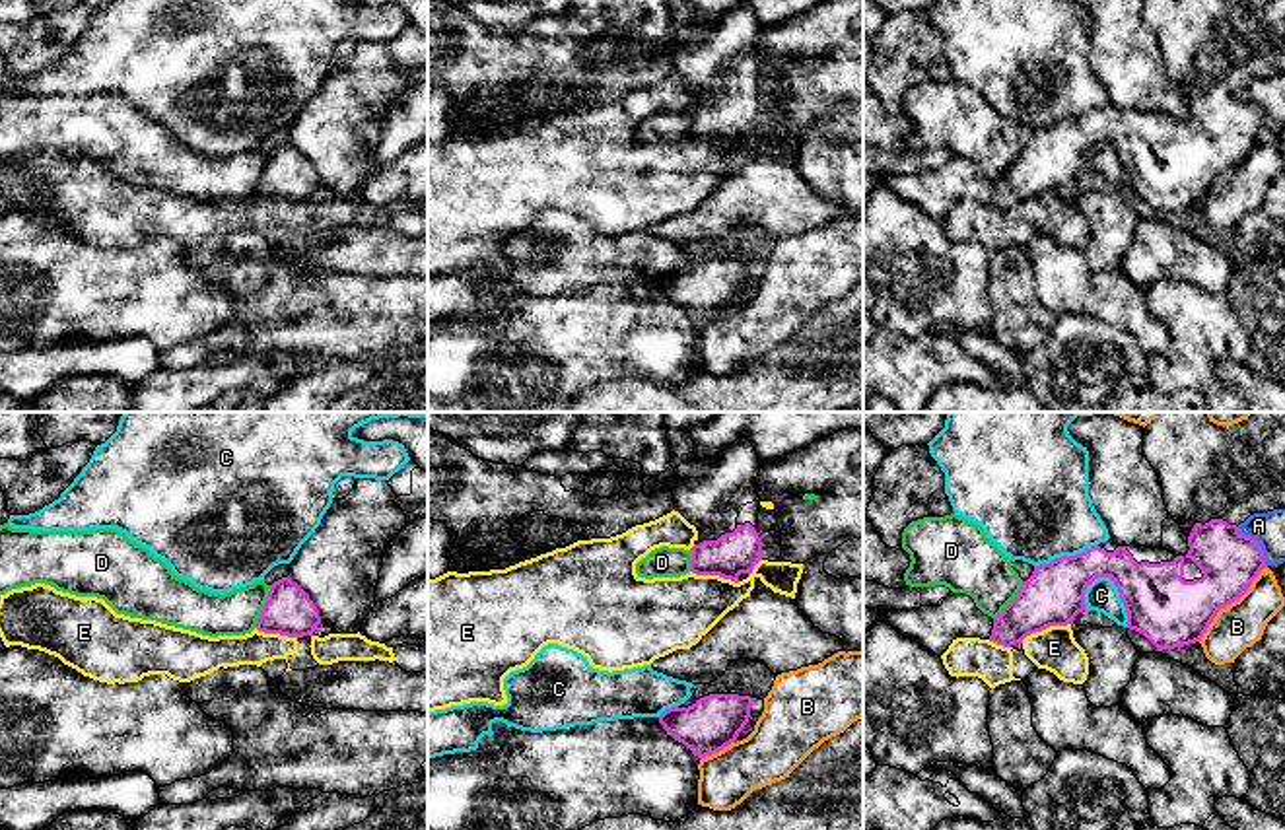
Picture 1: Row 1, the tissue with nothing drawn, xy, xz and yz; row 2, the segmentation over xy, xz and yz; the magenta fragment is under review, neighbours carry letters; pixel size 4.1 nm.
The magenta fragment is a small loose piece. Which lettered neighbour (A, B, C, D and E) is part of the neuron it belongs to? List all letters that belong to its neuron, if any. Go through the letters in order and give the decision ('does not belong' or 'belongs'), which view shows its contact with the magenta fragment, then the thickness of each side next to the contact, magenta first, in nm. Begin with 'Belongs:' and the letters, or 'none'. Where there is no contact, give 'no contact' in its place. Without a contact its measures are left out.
Belongs: none
A: does not belong | yz | 240/140 nm
B: does not belong | yz | 280/190 nm
C: does not belong | yz | 280/140 nm
D: does not belong | xy | 200/190 nm
E: does not belong | yz | 240/180 nm

